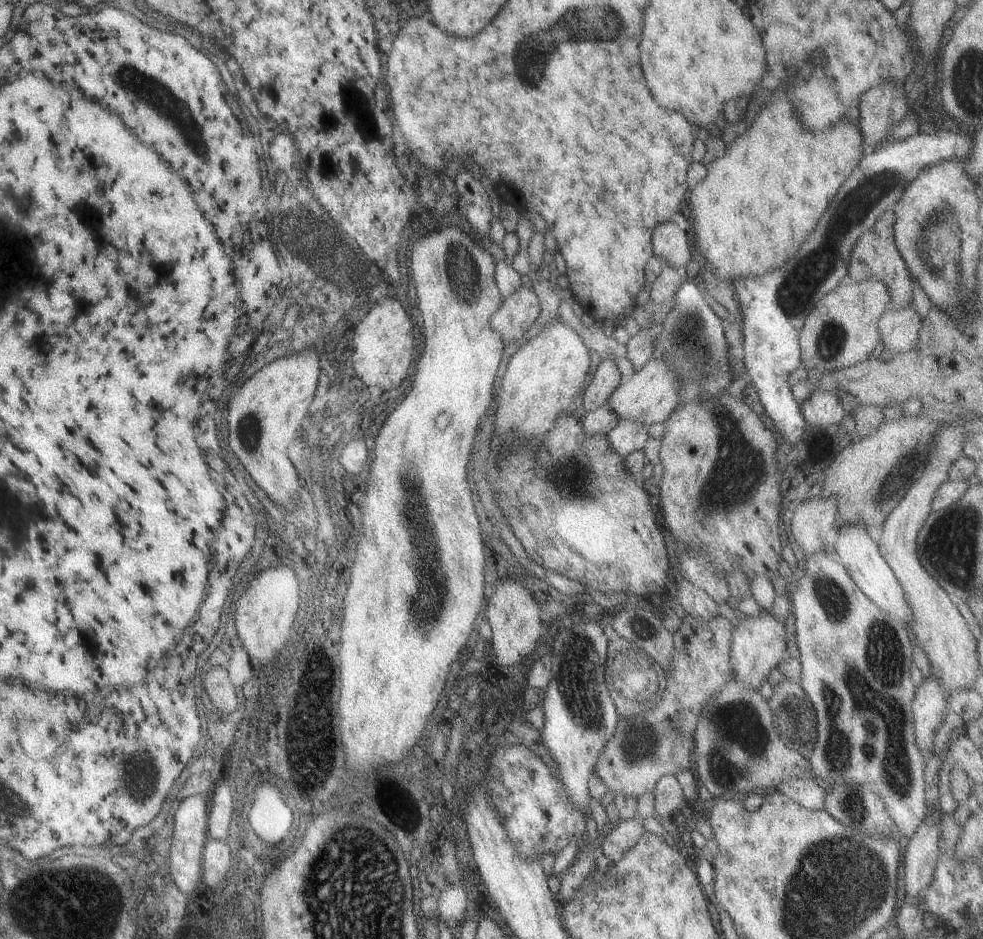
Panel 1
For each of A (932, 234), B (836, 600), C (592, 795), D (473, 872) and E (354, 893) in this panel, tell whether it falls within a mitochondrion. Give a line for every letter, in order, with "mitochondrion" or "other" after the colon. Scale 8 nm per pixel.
A: mitochondrion
B: mitochondrion
C: other
D: other
E: mitochondrion

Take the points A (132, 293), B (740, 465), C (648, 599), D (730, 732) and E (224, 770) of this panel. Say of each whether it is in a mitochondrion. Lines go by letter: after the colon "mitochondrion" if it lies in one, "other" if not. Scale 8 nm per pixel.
A: other
B: mitochondrion
C: other
D: mitochondrion
E: other

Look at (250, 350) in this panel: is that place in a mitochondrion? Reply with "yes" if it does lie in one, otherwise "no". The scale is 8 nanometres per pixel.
no

